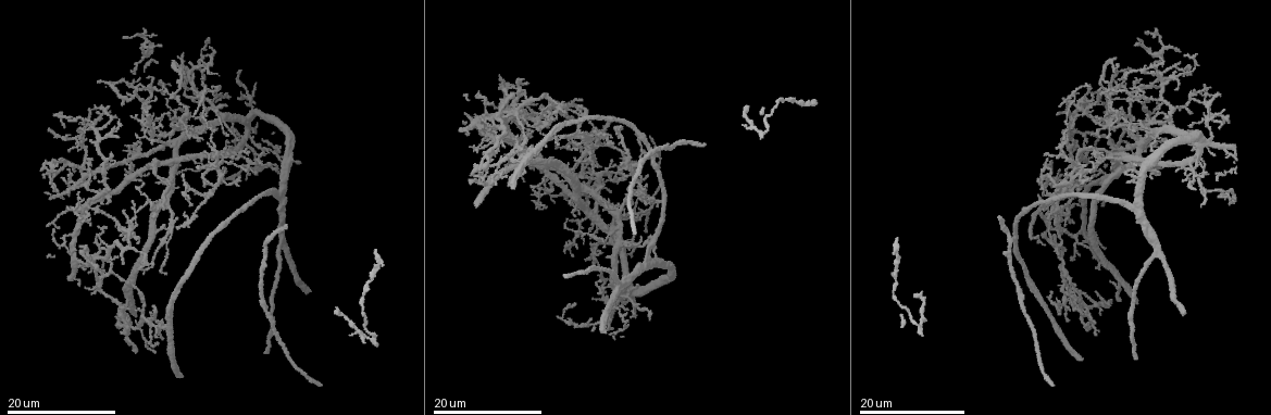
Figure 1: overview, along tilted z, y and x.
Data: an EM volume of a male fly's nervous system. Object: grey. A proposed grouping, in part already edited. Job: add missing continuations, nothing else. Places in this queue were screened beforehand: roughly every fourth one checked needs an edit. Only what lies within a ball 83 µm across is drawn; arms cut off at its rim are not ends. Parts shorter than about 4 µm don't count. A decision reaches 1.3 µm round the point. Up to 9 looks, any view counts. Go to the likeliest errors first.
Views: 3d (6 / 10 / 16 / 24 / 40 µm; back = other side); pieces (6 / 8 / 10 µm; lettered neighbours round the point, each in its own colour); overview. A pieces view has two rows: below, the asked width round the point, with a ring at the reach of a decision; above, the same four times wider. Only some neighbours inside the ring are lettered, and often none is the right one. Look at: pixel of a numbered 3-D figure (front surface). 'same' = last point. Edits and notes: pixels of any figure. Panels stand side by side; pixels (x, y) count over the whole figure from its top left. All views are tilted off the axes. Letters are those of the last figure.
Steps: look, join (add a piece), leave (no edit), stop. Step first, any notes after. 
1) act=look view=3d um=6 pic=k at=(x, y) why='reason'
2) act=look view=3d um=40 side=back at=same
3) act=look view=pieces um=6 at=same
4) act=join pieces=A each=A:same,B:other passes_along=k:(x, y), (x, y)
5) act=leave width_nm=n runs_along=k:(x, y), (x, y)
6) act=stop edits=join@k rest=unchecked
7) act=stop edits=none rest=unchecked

act=look view=3d um=16 pic=1 at=(285, 227) why='an open end'

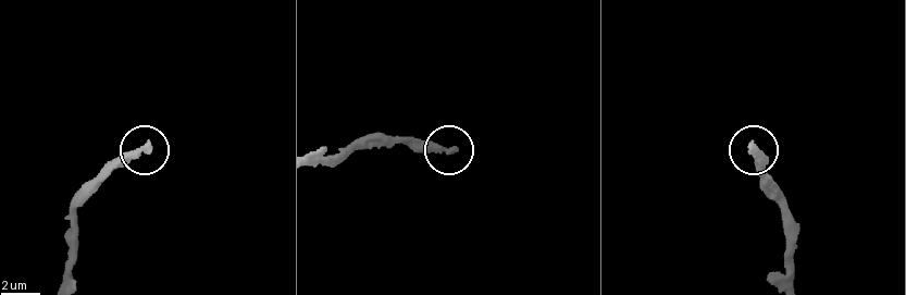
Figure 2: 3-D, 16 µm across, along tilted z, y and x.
act=look view=pieces um=8 pic=2 at=(455, 147)

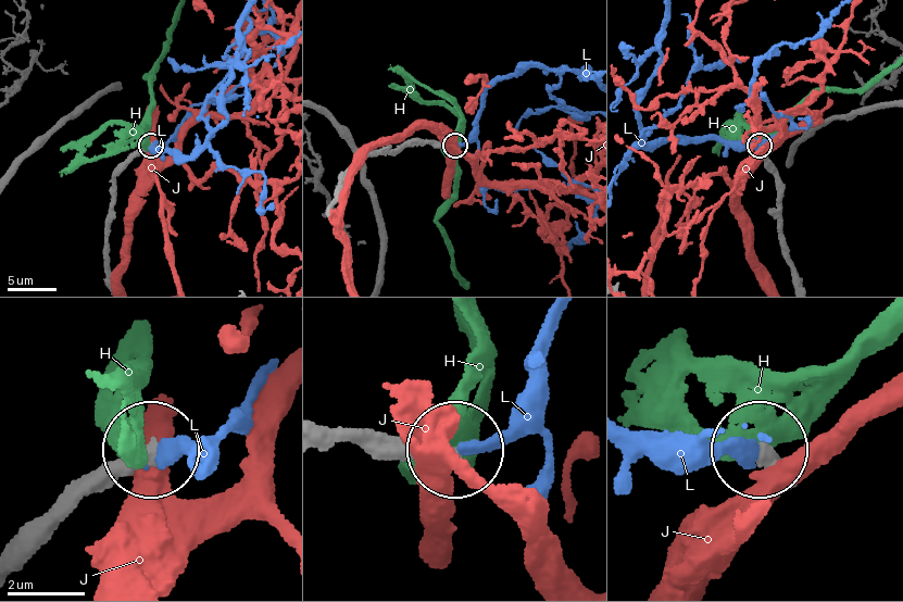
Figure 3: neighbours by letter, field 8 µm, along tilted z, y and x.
act=join pieces=L each=H:other,J:other,L:same passes_along=3:(759, 451), (726, 454), (631, 435) found='it goes on there'

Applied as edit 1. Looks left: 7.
act=look view=3d um=24 pic=1 at=(541, 96) why='branch stops here'

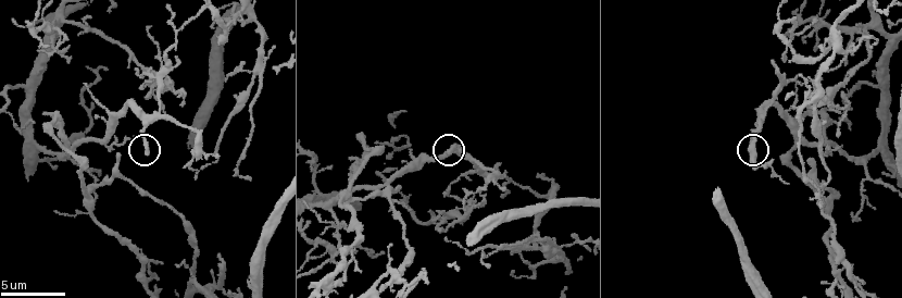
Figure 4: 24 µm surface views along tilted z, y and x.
act=look view=pieces um=8 pic=4 at=(449, 150) why='what lies round it'

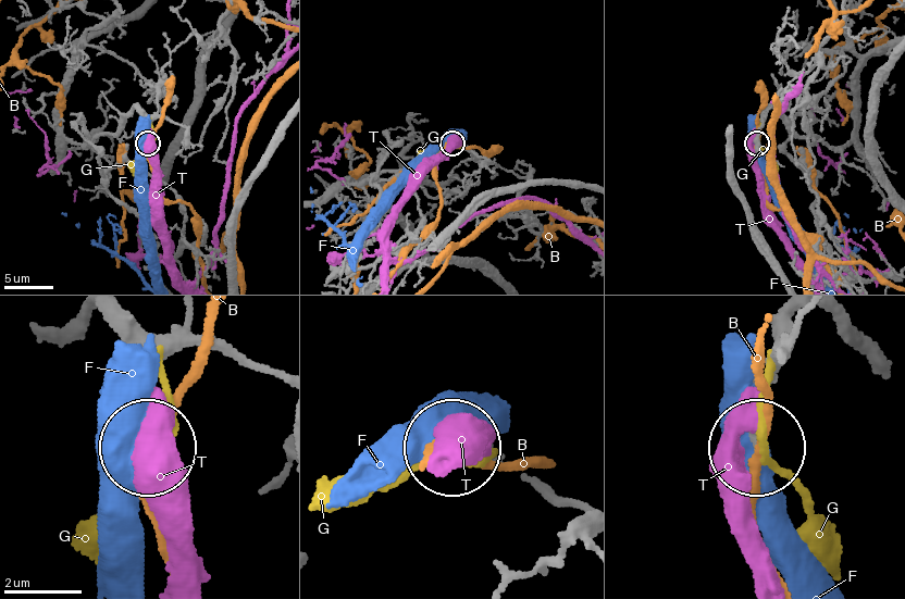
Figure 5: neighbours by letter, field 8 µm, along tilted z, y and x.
act=leave width_nm=220 each=B:other,F:other,G:other,T:other found='none of them fits'

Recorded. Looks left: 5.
act=look view=3d um=16 pic=1 at=(1102, 94) why='tapers out'

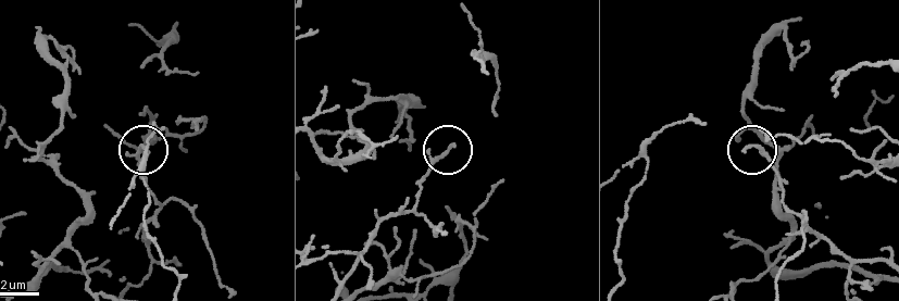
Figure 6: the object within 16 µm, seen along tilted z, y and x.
act=look view=pieces um=6 pic=6 at=(451, 146)

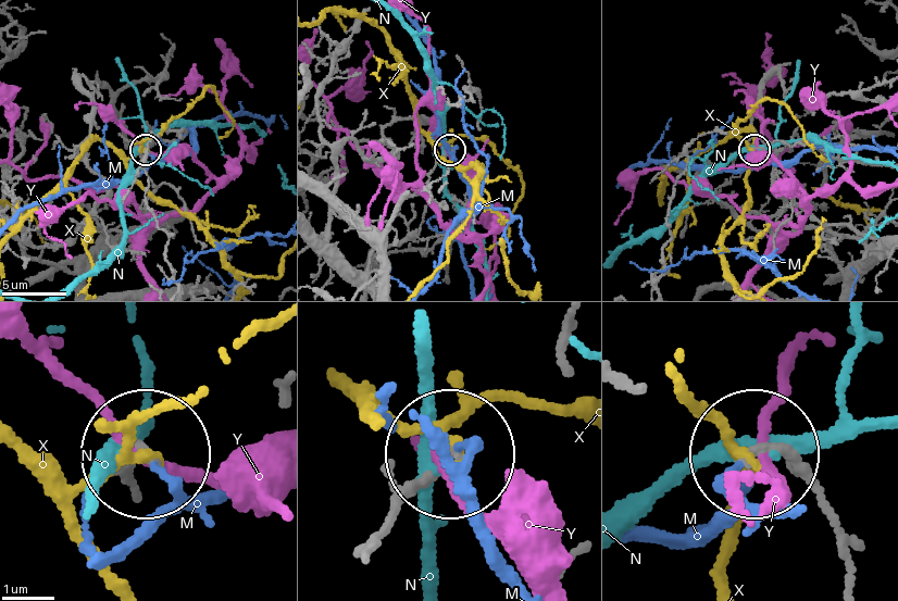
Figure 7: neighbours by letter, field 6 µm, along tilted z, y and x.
act=leave each=M:other,N:other,X:other,Y:other found='none of them fits'

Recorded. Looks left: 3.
act=look view=3d um=24 pic=1 at=(566, 243) why='an open end'

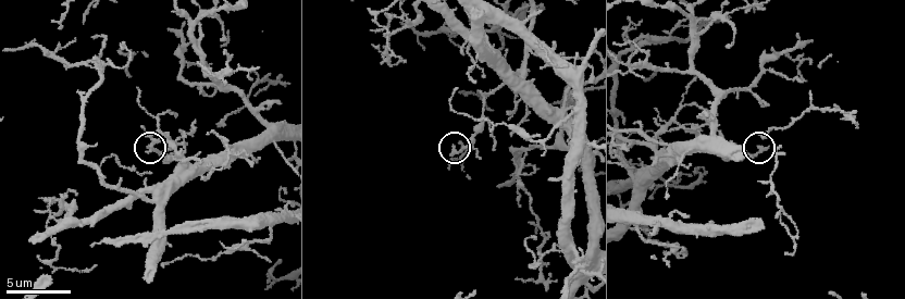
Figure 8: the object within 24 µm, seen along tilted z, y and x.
act=look view=pieces um=6 pic=8 at=(767, 148)

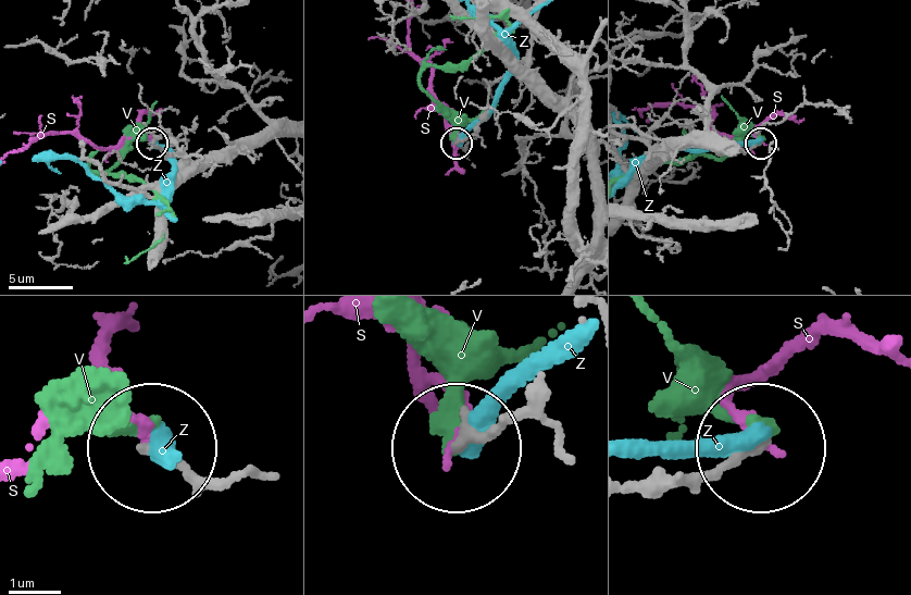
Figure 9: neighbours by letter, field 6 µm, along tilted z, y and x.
act=leave each=S:other,V:other,Z:other runs_along=9:(198, 481), (146, 449) found='none of them fits'

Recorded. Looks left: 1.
act=stop edits=join@3 rest=unchecked

